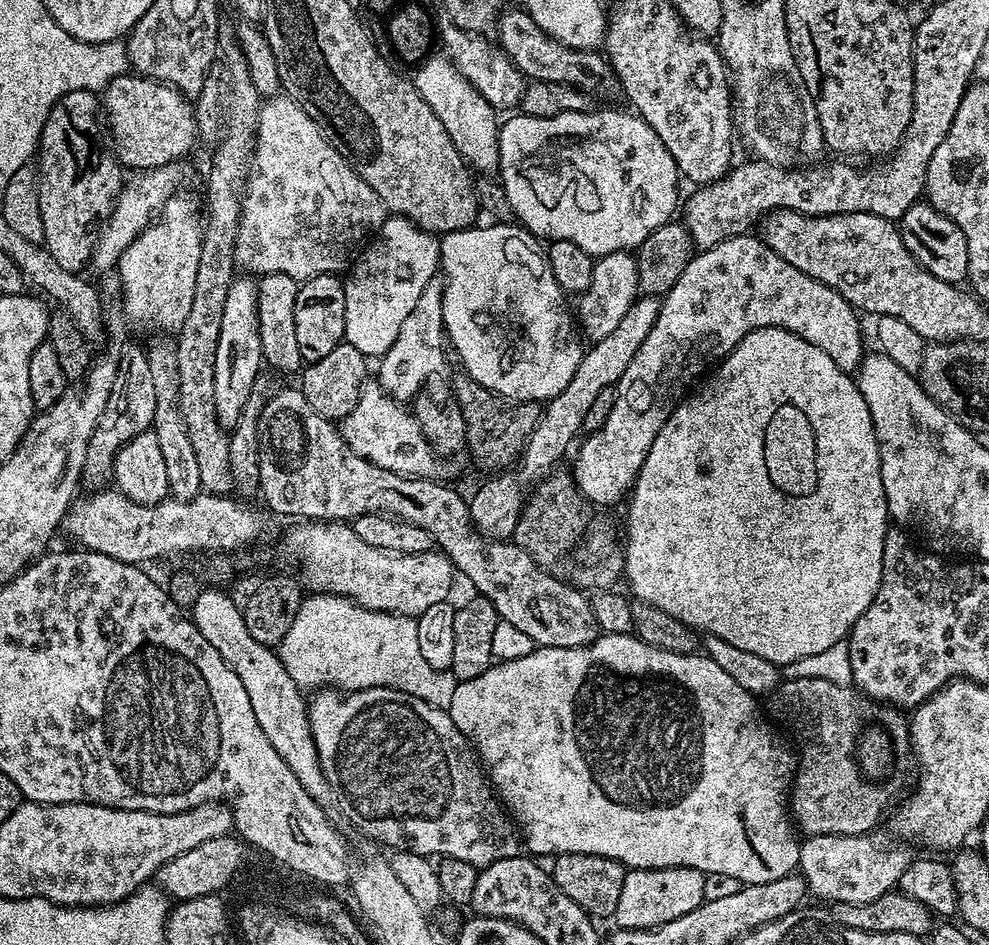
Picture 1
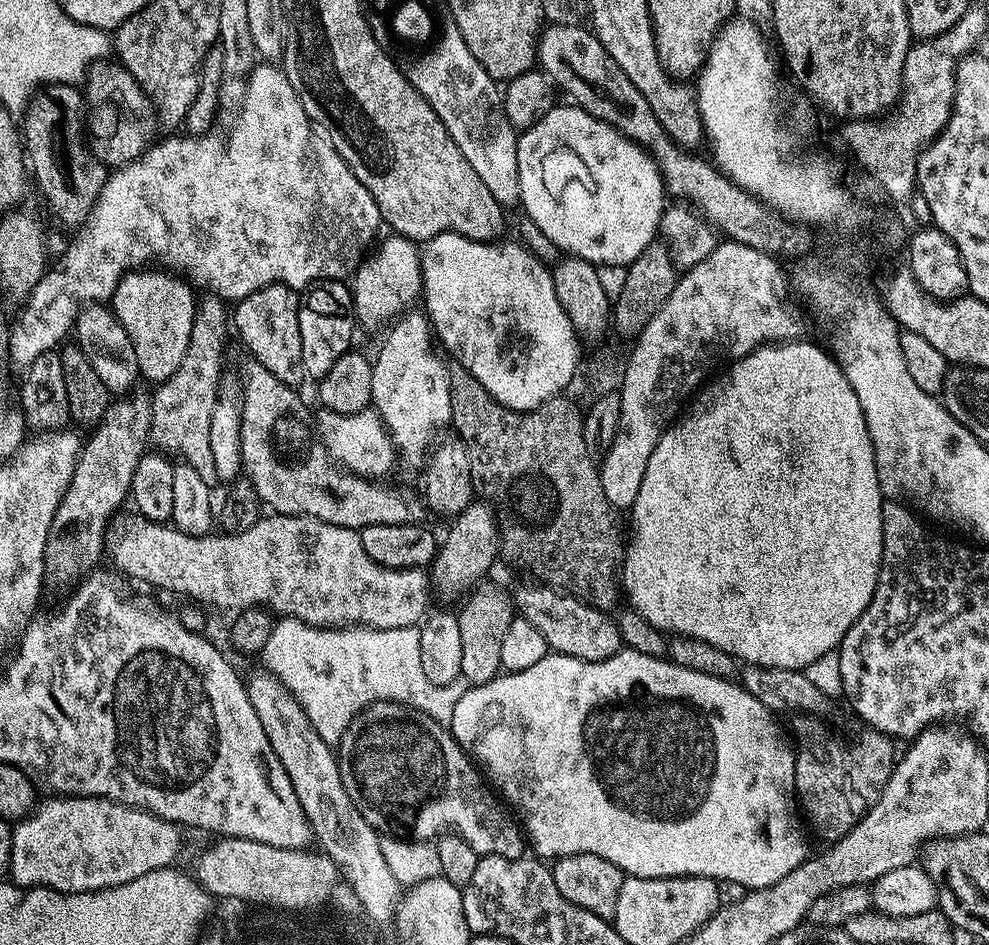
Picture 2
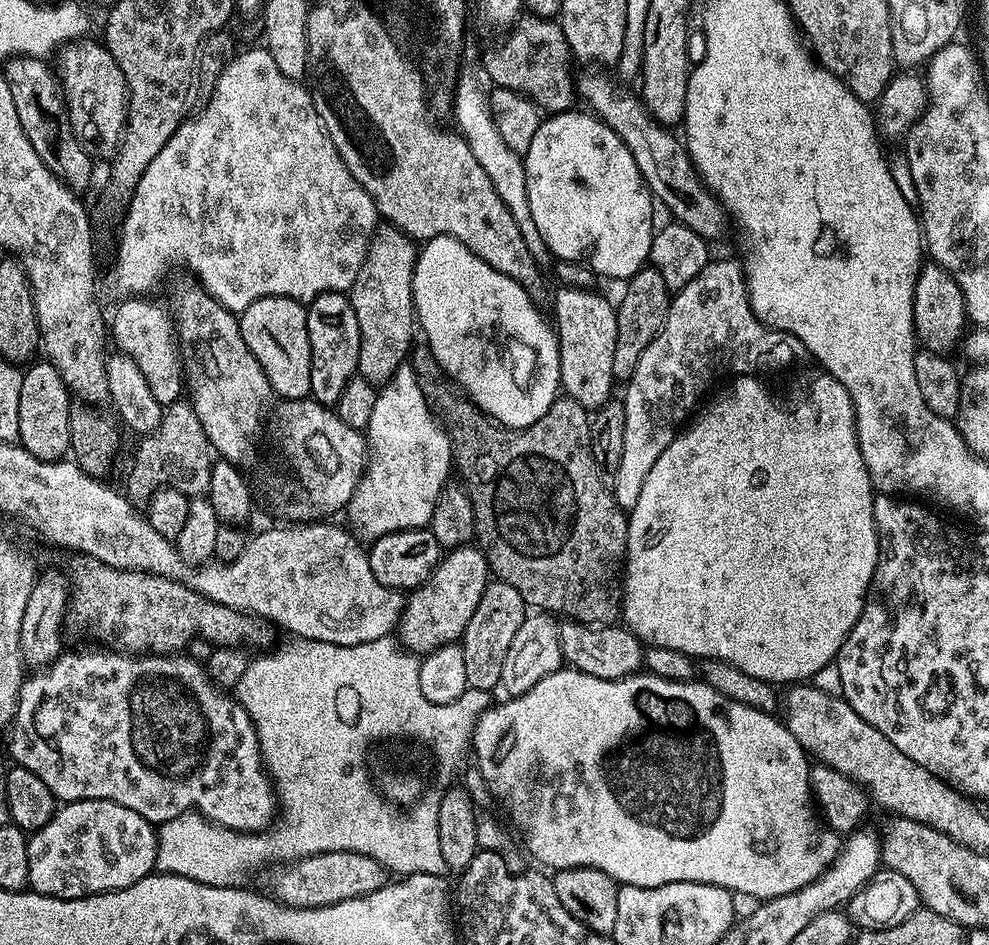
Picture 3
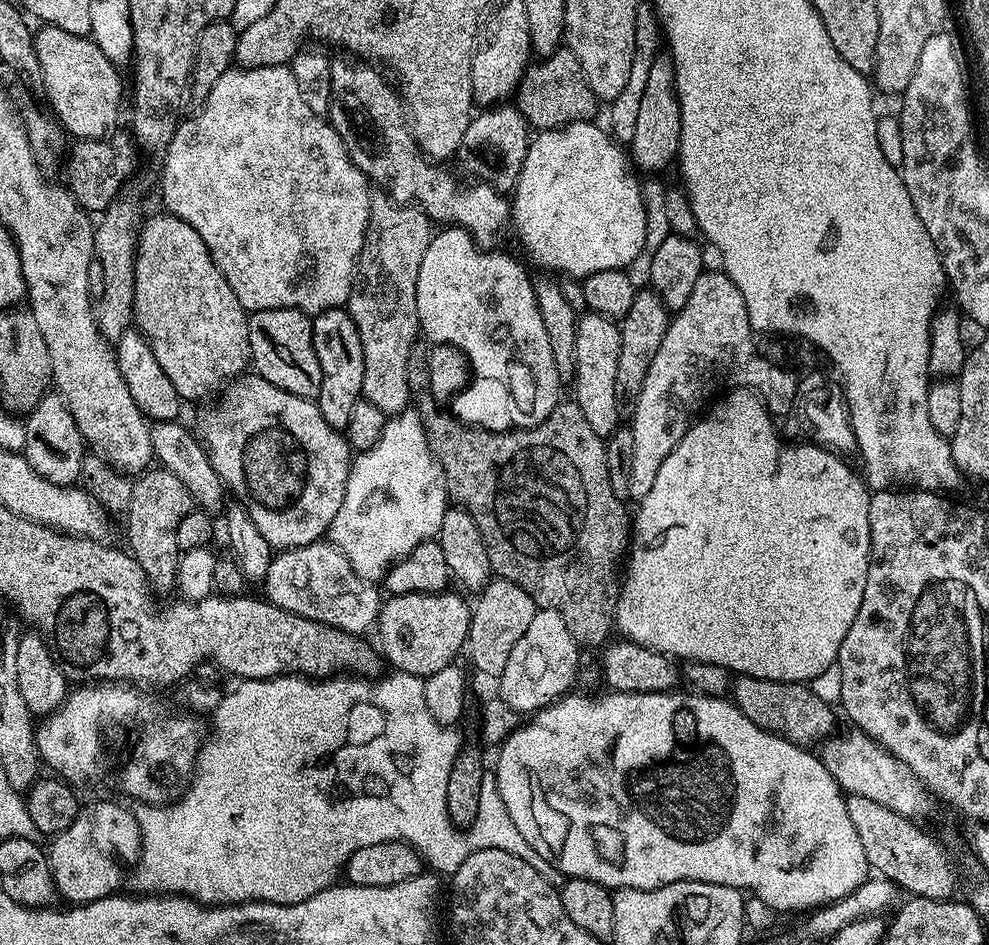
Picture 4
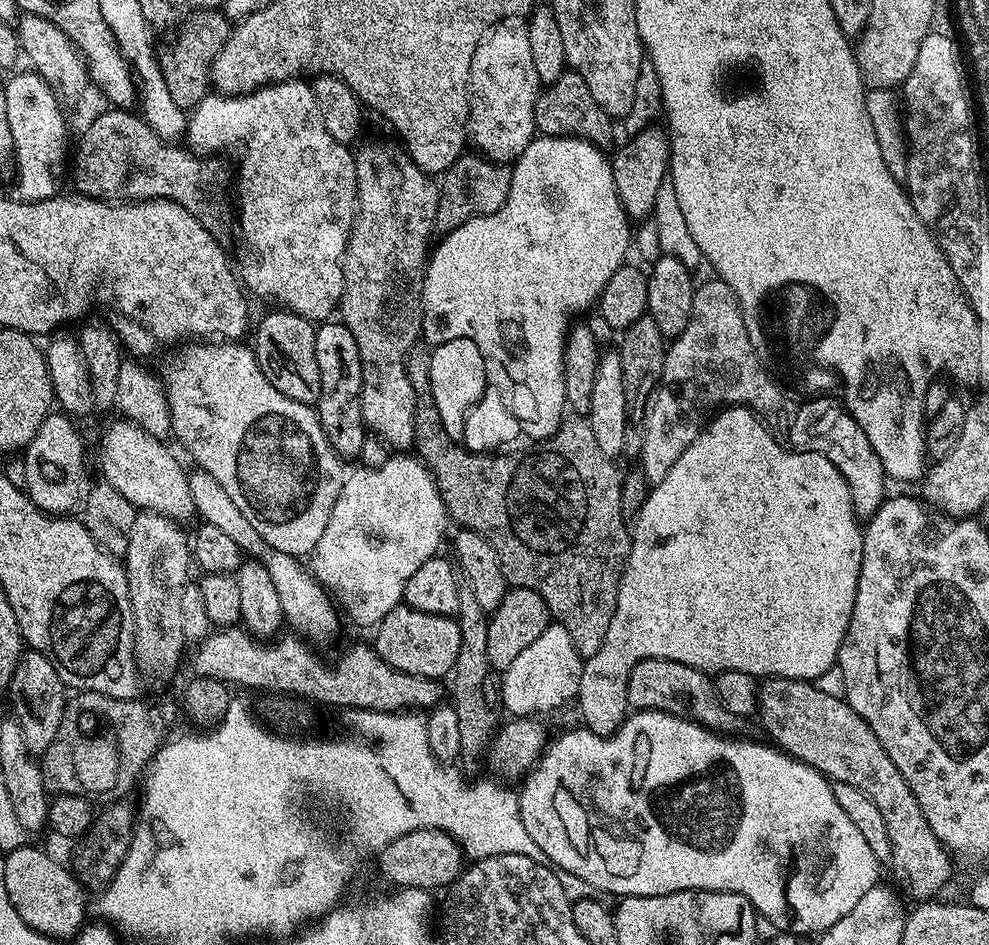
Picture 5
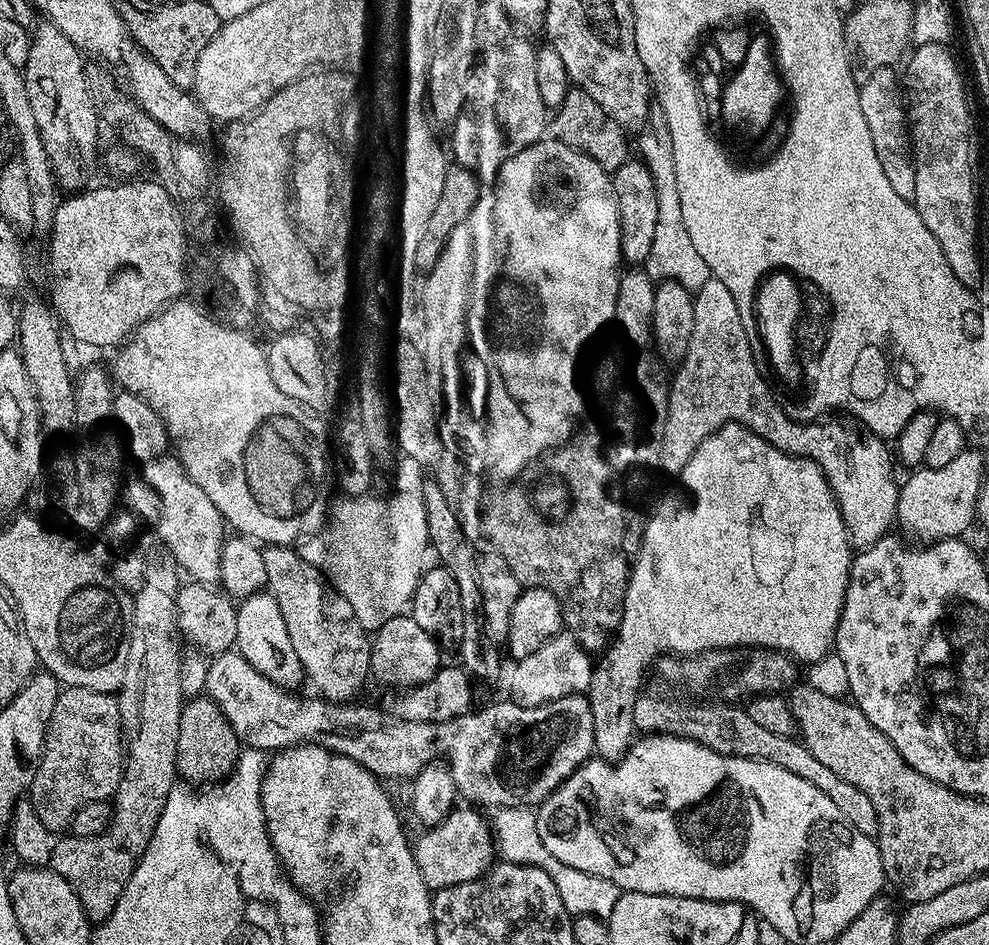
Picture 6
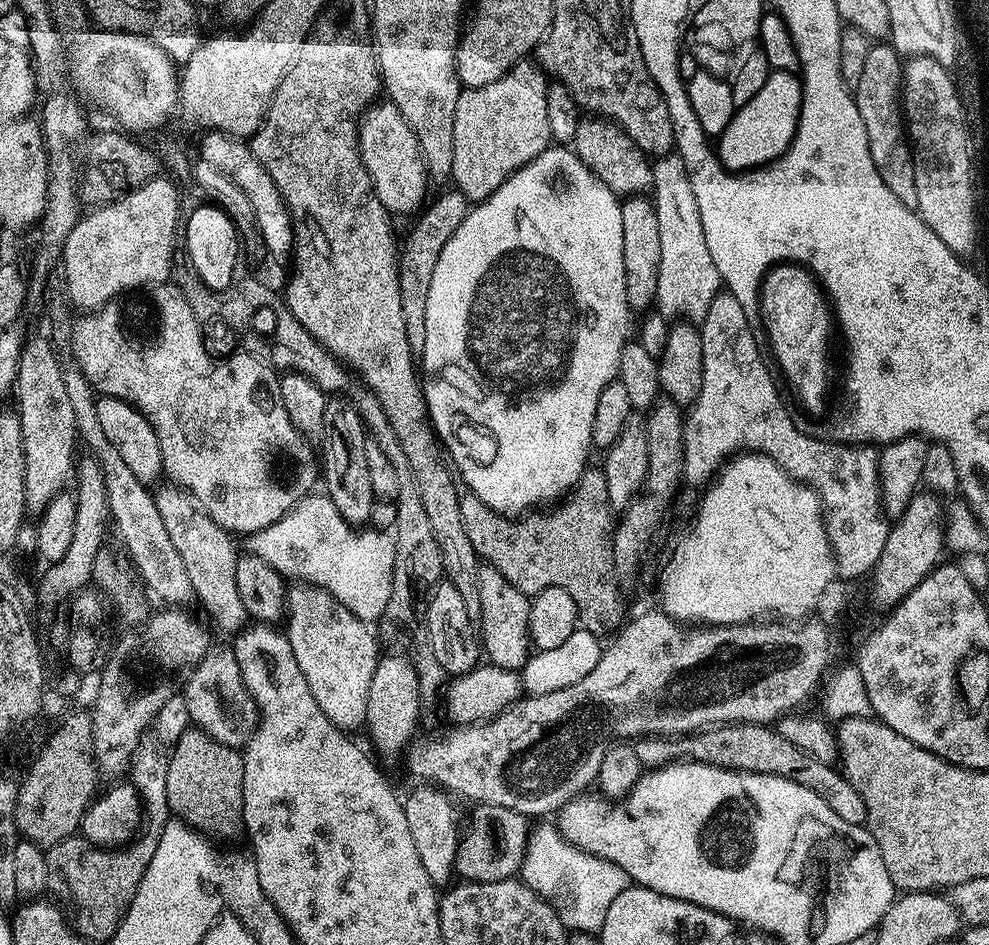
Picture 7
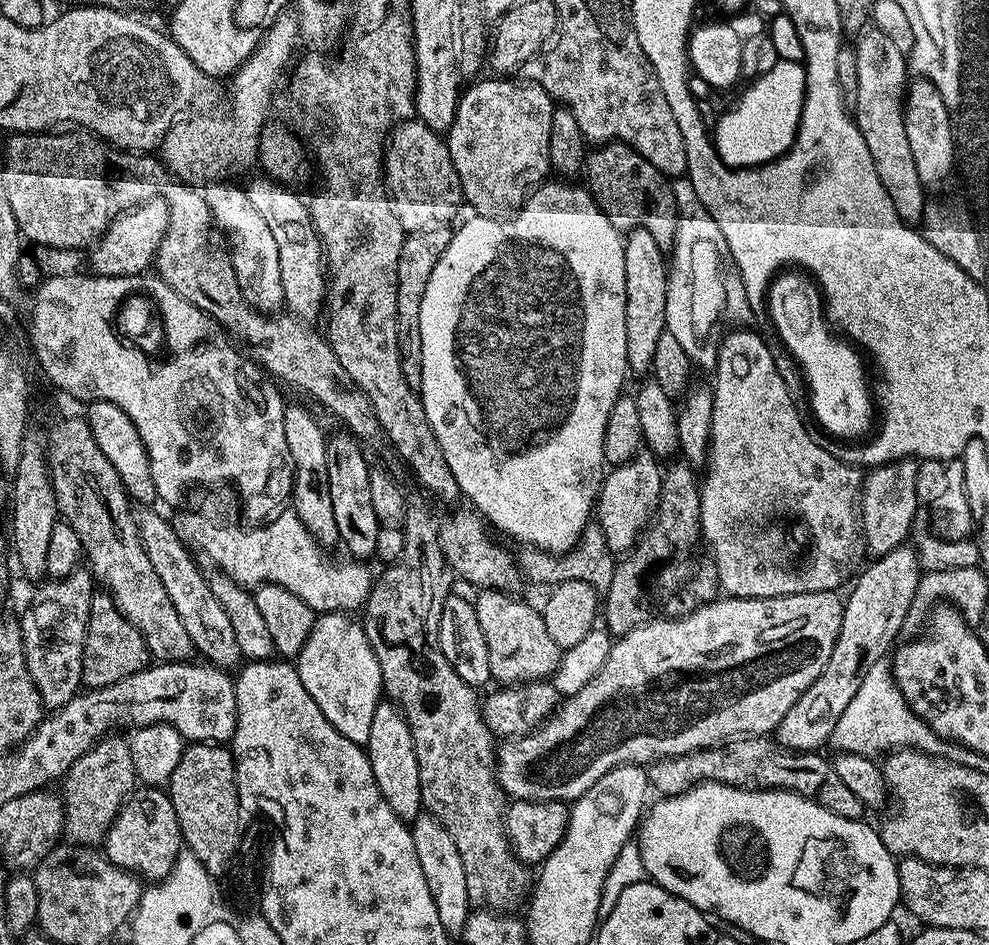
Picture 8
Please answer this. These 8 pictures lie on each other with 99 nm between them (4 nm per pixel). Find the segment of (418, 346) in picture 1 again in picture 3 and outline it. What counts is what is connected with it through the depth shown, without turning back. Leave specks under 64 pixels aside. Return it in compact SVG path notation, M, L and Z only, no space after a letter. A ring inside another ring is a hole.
M401 363L391 378L377 391L374 414L370 414L370 422L366 429L366 443L370 449L368 462L364 466L364 473L354 494L348 500L347 523L368 542L376 540L382 534L431 525L434 506L449 481L448 472L450 476L454 468L452 443L448 431L433 412L426 394L422 394L422 386L418 386L418 378L411 363Z

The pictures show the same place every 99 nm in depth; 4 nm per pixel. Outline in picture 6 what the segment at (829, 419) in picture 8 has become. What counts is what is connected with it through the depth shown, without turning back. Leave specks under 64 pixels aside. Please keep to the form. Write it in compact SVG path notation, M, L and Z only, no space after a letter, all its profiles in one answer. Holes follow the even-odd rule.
M776 270L763 278L760 284L757 285L754 294L754 304L756 300L756 322L758 324L760 338L773 368L788 384L794 384L796 382L798 384L802 378L802 370L798 357L798 329L804 314L804 309L799 299L799 289L799 281L791 273L784 270Z

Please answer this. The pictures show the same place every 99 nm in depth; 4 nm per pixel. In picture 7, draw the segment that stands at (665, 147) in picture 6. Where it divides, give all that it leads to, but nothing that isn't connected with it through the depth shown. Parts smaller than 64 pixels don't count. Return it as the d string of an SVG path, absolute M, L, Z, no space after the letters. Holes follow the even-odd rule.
M679 154L657 156L651 161L652 187L650 199L658 214L658 234L662 237L662 262L658 262L658 290L655 307L666 318L687 318L692 322L702 322L710 302L722 290L722 281L714 258L710 258L710 249L706 246L706 234L702 230L702 220L698 218L698 202L694 202L694 189L686 174L686 166Z

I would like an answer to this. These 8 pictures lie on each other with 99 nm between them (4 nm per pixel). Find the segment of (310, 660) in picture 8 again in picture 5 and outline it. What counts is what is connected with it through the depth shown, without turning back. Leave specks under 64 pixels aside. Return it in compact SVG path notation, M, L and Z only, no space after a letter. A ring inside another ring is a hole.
M192 470L187 473L190 484L190 498L194 498L196 507L196 516L201 521L216 529L222 530L223 533L236 542L240 551L251 559L258 559L266 566L270 573L270 578L274 581L274 588L278 593L279 602L282 605L285 623L295 633L304 635L309 639L330 638L338 630L338 613L335 603L328 601L329 593L324 586L312 575L311 571L297 557L284 554L280 550L270 546L246 518L242 518L242 510L234 506L234 502L222 490L222 486L209 472Z

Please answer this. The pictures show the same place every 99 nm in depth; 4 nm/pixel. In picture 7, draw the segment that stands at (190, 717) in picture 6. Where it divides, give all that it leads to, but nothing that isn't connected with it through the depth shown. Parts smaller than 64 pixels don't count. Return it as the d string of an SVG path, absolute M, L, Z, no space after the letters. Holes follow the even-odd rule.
M190 726L171 747L168 757L166 798L169 811L187 826L210 838L230 838L239 833L244 808L243 755Z

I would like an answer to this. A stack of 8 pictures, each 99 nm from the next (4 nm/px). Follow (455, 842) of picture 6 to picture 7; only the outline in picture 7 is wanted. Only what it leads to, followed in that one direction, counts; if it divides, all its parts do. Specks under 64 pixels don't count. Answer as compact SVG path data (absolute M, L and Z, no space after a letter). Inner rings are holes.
M476 804L473 809L468 825L465 828L463 825L458 836L455 875L477 884L515 877L521 871L528 849L529 817L493 804Z

